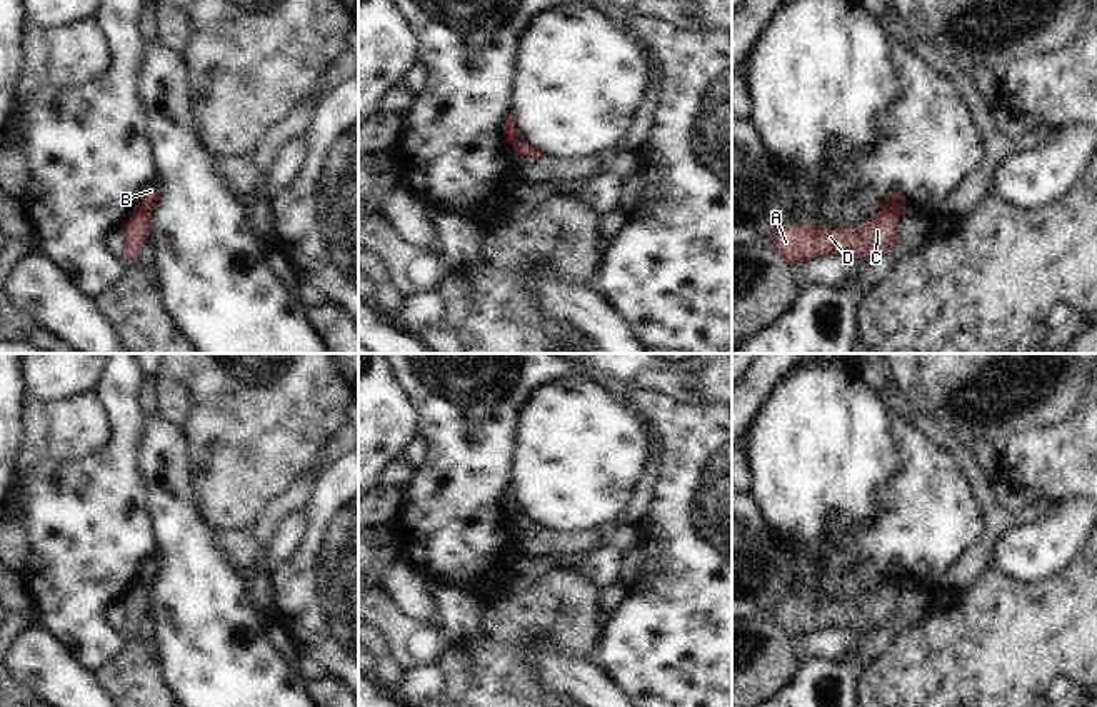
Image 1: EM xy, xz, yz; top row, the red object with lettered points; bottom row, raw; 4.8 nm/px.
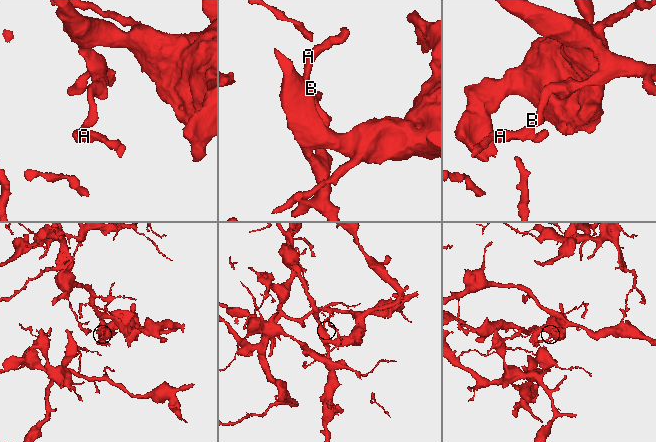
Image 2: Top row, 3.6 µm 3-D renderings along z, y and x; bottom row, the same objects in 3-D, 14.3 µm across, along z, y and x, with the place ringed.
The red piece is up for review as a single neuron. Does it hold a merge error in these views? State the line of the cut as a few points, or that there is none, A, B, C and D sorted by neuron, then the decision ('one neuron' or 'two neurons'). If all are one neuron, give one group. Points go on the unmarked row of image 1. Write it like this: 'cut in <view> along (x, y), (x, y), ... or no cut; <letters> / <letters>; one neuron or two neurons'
cut in yz along (886, 574), (899, 589); A C D / B; two neurons

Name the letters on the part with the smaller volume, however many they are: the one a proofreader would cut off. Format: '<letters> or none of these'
A, C, D

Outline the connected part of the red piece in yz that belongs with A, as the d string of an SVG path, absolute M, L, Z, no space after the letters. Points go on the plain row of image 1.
M885 575L862 600L785 597L774 604L769 617L790 639L819 629L845 629L865 635L895 619L899 594L900 589Z

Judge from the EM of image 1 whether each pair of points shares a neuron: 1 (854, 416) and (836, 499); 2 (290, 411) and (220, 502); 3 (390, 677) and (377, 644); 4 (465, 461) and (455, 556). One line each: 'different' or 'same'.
1: same
2: same
3: same
4: same

